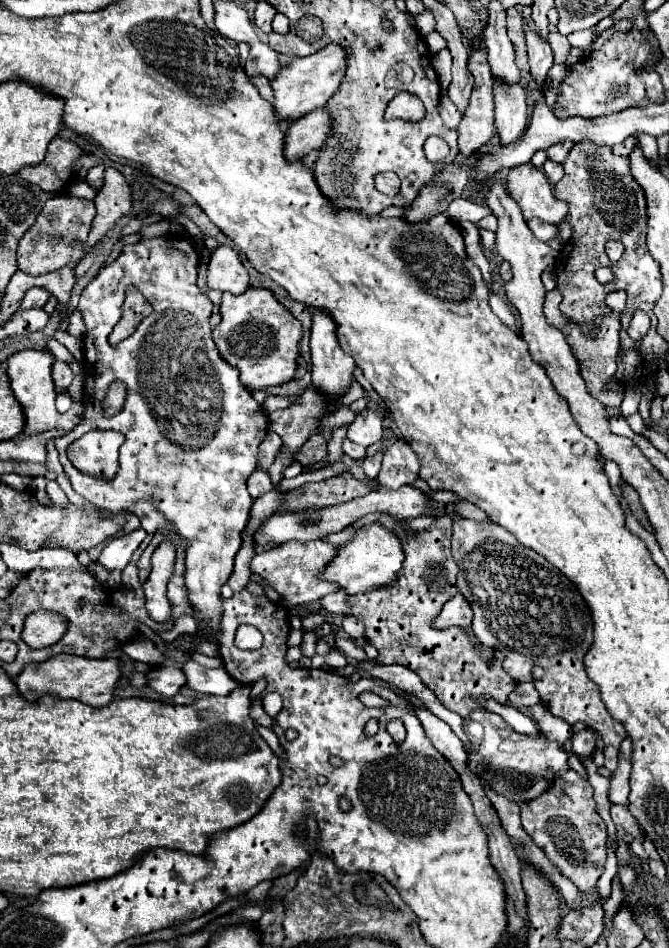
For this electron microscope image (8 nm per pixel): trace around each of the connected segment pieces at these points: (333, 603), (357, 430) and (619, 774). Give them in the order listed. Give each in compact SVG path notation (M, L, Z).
M340 589L338 593L332 593L332 595L326 595L322 599L322 607L330 613L340 613L340 615L348 615L350 613L350 595Z
M362 411L350 425L348 425L348 431L346 431L346 439L350 439L352 443L358 443L358 445L372 445L376 441L380 441L382 437L382 419L374 413L374 411Z
M626 737L620 745L620 761L618 769L614 771L610 779L610 801L628 805L628 793L630 793L630 775L632 775L632 741Z

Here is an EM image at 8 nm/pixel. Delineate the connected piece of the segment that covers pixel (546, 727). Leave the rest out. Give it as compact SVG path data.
M542 703L530 707L530 713L532 713L534 719L538 719L538 725L540 725L542 735L558 741L560 747L564 749L564 743L566 743L566 741L570 739L570 735L572 735L572 725L568 725L566 721L554 717Z

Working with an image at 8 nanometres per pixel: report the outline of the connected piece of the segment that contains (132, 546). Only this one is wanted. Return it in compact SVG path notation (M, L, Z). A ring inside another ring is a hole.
M140 527L128 535L120 535L120 537L110 539L104 545L104 549L98 557L98 563L110 571L114 571L114 569L122 571L130 563L132 553L138 549L138 545L144 541L144 537L146 537L146 531Z

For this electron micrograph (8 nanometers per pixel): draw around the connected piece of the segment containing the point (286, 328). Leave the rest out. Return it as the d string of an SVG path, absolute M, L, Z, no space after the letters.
M248 287L242 295L224 293L220 315L222 321L214 327L212 339L222 359L240 371L244 387L256 391L270 385L282 385L294 377L302 325L282 303L276 301L272 291Z

